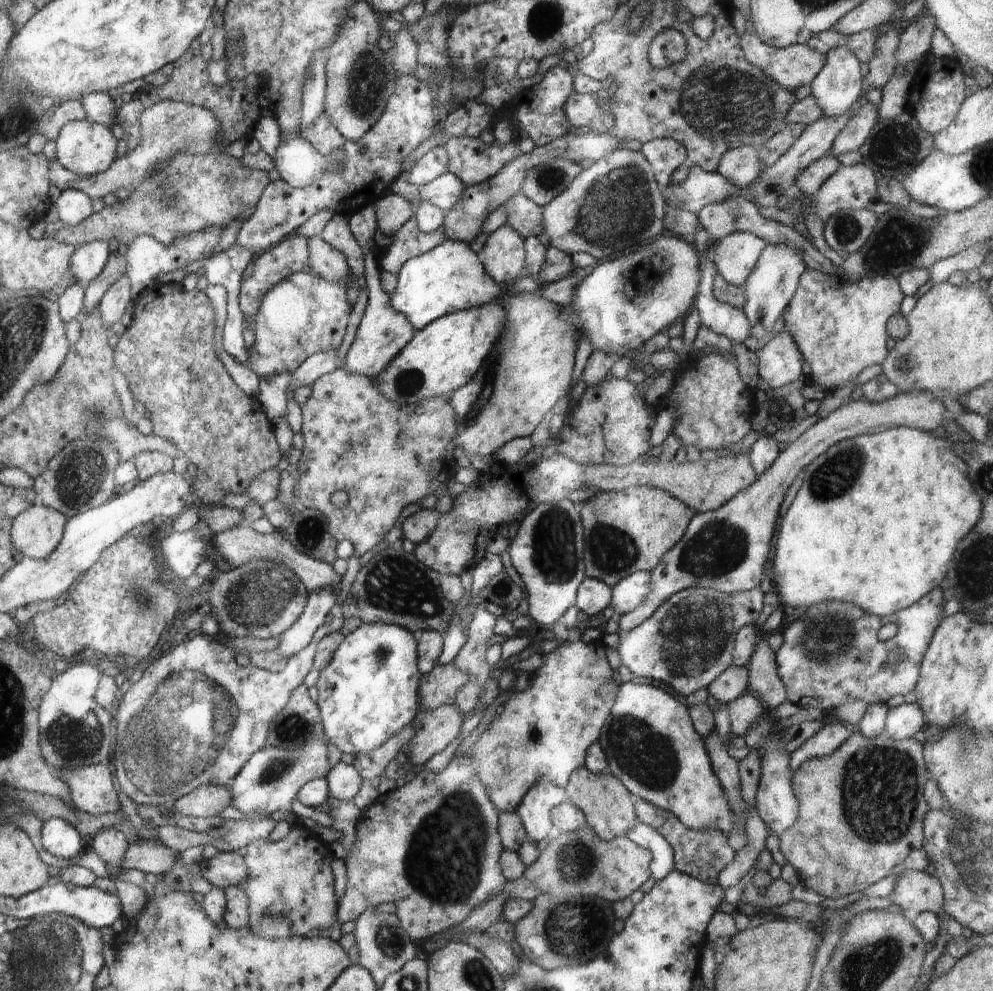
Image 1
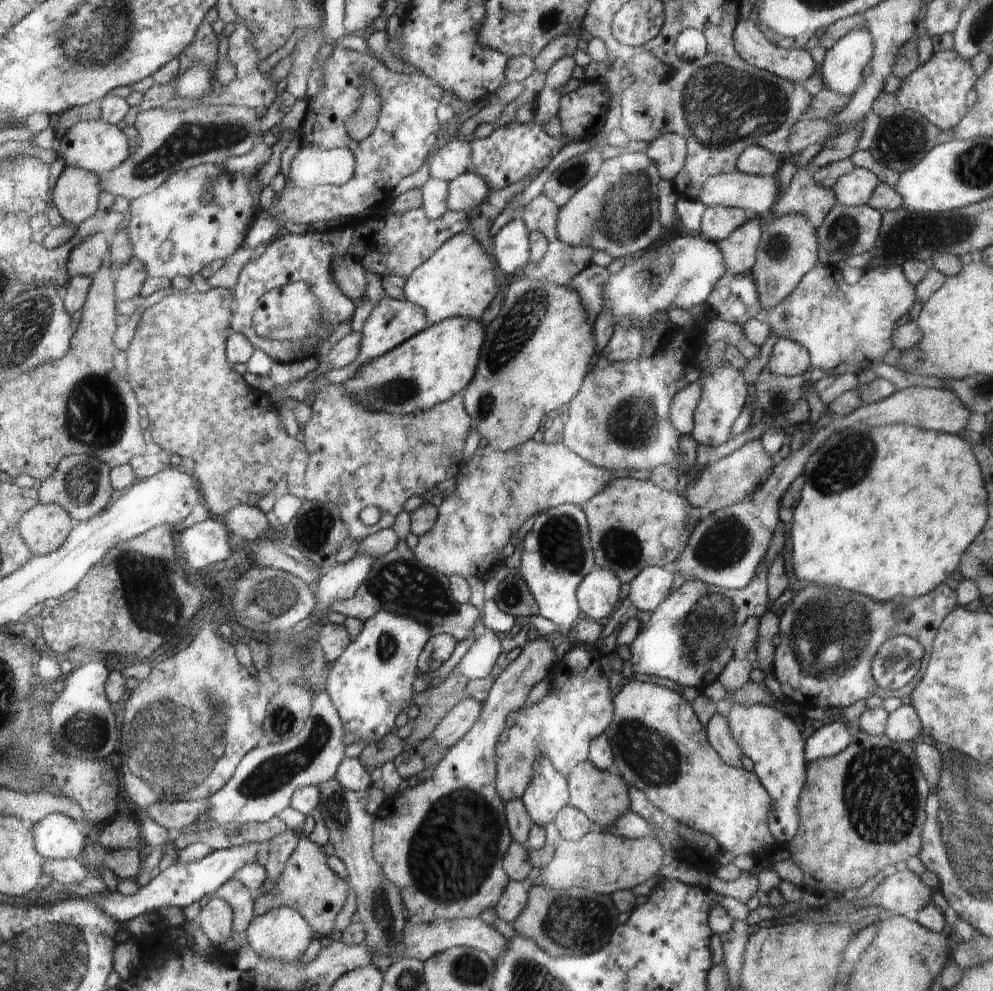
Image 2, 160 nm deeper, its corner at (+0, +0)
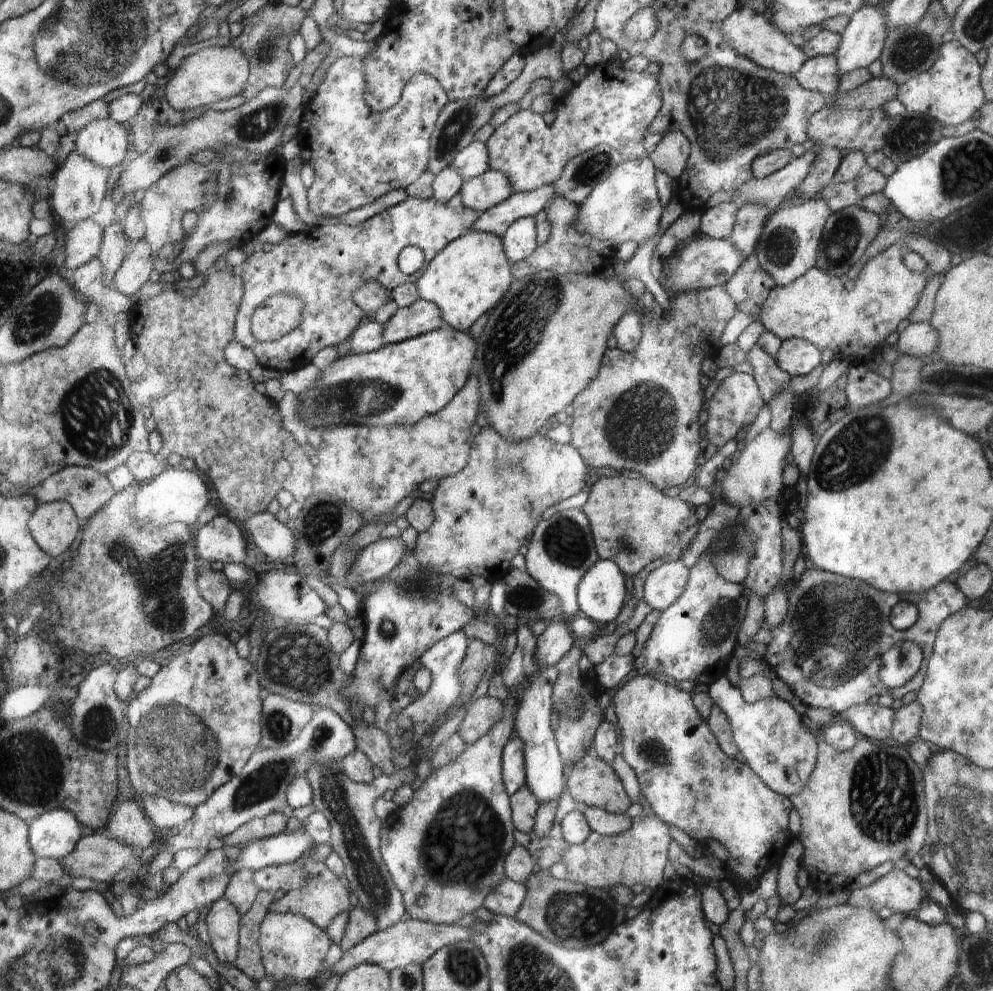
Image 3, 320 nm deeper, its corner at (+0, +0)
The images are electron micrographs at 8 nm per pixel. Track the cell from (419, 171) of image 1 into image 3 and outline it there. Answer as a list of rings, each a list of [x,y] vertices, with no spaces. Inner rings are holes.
[[[474,141],[453,159],[450,167],[461,174],[463,180],[473,179],[489,168],[489,150],[482,141]]]

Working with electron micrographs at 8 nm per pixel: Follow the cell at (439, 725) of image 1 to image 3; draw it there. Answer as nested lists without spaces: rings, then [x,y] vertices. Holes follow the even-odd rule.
[[[486,695],[470,706],[457,736],[471,745],[488,735],[502,718],[502,700]]]

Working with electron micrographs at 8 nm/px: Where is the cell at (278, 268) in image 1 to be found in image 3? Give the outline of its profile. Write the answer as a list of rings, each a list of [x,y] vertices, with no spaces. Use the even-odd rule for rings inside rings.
[[[456,193],[448,202],[443,203],[434,196],[429,199],[408,197],[401,203],[382,211],[380,214],[367,219],[359,226],[346,226],[336,221],[328,222],[317,228],[308,229],[296,234],[289,234],[281,243],[276,243],[270,252],[254,250],[247,260],[238,268],[244,280],[245,294],[236,312],[235,333],[236,341],[251,349],[260,364],[269,369],[279,370],[283,373],[297,371],[310,364],[311,358],[326,346],[337,346],[340,342],[347,341],[355,332],[358,323],[362,320],[363,309],[353,300],[352,292],[368,284],[378,281],[390,291],[404,283],[416,283],[420,279],[428,263],[462,236],[472,230],[473,224],[479,213],[464,204],[463,196]],[[346,228],[356,228],[356,236],[348,234]],[[360,228],[360,230],[358,230]],[[416,245],[424,253],[425,259],[422,268],[413,275],[404,274],[398,266],[397,260],[400,251],[407,246]],[[272,295],[296,295],[303,302],[302,320],[299,326],[287,335],[273,341],[260,341],[250,332],[250,306],[252,310],[262,305]]]

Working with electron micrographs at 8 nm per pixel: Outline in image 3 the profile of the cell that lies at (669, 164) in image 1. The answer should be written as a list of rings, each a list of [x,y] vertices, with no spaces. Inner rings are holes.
[[[674,129],[665,134],[657,144],[650,157],[655,161],[656,168],[668,173],[672,178],[680,178],[687,167],[691,144],[681,130]]]

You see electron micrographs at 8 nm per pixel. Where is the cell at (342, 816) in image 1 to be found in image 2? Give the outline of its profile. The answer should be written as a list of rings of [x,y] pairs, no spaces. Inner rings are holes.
[[[335,778],[317,788],[320,790],[318,809],[330,833],[329,843],[334,847],[335,855],[345,864],[350,884],[359,897],[358,916],[365,930],[365,945],[372,952],[373,964],[385,973],[385,969],[397,961],[394,952],[388,952],[388,946],[394,946],[402,940],[407,922],[403,916],[400,889],[384,876],[383,868],[372,856],[375,844],[372,842],[372,814],[366,812],[368,789],[366,792],[352,792],[342,788]]]

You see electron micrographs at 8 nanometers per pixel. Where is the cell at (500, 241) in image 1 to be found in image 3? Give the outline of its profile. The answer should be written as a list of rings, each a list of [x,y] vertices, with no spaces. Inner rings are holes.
[[[524,217],[515,220],[503,234],[502,238],[505,252],[513,264],[524,260],[534,252],[537,243],[537,228],[535,220]]]

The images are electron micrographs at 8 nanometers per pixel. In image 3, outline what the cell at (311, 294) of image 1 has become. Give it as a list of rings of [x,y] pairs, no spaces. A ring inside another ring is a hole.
[[[272,295],[257,308],[252,332],[260,341],[273,341],[299,326],[303,302],[296,295]]]

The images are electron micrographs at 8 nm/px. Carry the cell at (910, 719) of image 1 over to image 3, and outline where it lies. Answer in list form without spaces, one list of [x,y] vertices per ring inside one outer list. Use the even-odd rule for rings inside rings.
[[[914,700],[903,704],[895,711],[894,724],[892,725],[891,741],[908,746],[919,735],[921,716],[921,704]]]

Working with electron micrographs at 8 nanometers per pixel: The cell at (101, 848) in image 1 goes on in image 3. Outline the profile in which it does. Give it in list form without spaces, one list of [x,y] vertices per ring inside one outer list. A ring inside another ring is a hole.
[[[129,800],[117,806],[106,834],[130,848],[136,846],[144,850],[156,842],[152,825],[139,800]]]

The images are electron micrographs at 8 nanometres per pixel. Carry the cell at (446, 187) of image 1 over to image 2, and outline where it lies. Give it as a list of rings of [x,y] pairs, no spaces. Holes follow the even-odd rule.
[[[472,171],[460,174],[458,178],[448,181],[447,210],[458,212],[474,212],[480,202],[484,202],[490,194],[486,180]]]

